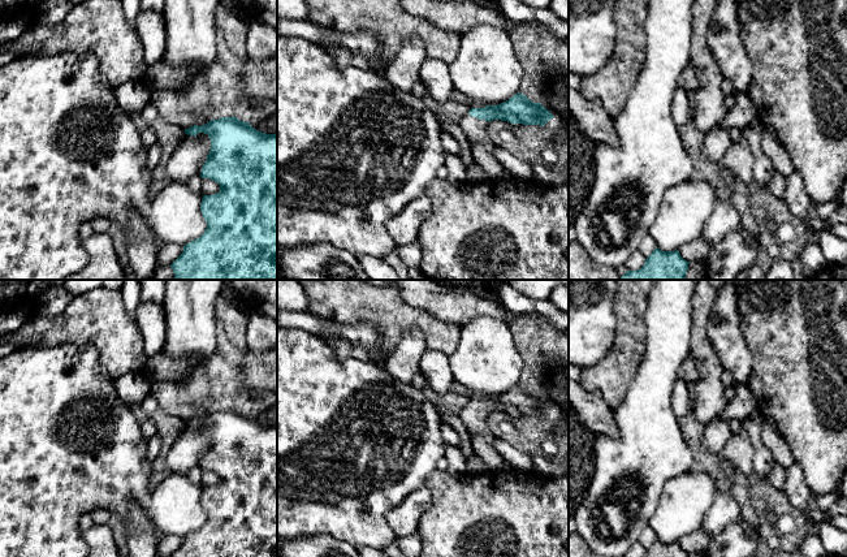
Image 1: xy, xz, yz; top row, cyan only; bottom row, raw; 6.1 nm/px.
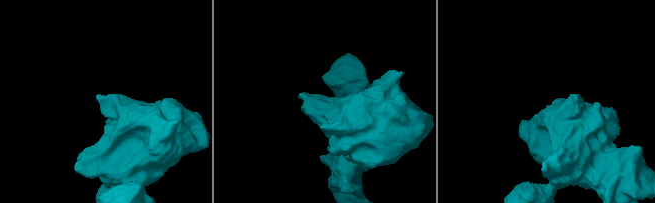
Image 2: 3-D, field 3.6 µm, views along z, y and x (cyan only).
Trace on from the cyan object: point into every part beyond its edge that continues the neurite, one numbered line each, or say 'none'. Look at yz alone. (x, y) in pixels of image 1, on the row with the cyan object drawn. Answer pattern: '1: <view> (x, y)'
none

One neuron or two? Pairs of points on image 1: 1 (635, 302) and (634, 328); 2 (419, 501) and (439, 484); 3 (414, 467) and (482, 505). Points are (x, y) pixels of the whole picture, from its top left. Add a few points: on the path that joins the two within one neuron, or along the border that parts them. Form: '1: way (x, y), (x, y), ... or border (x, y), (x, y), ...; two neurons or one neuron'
1: way (634, 309), (634, 322); one neuron
2: border (426, 486), (431, 495), (431, 504), (419, 519); two neurons
3: border (436, 469), (424, 486); two neurons

